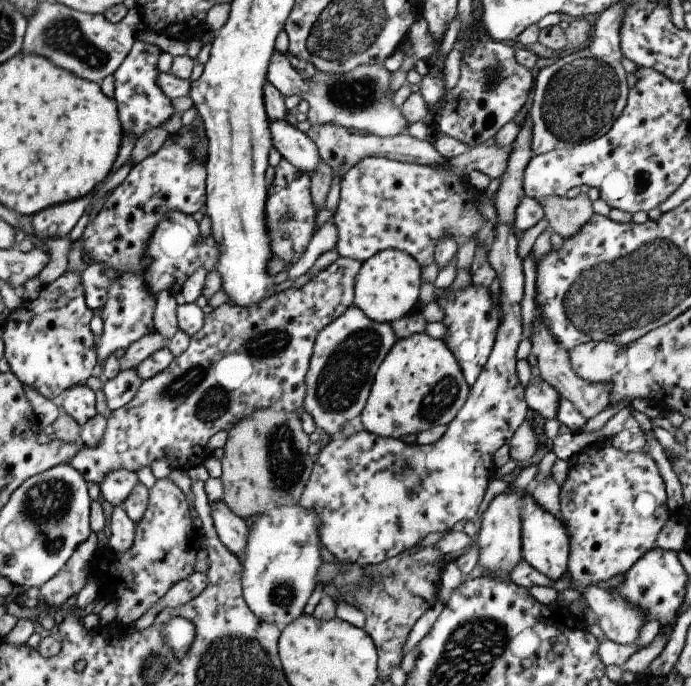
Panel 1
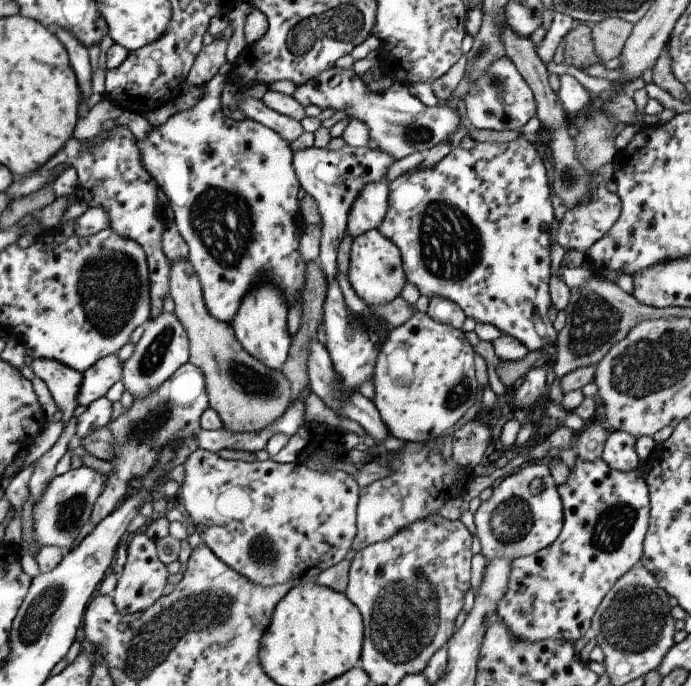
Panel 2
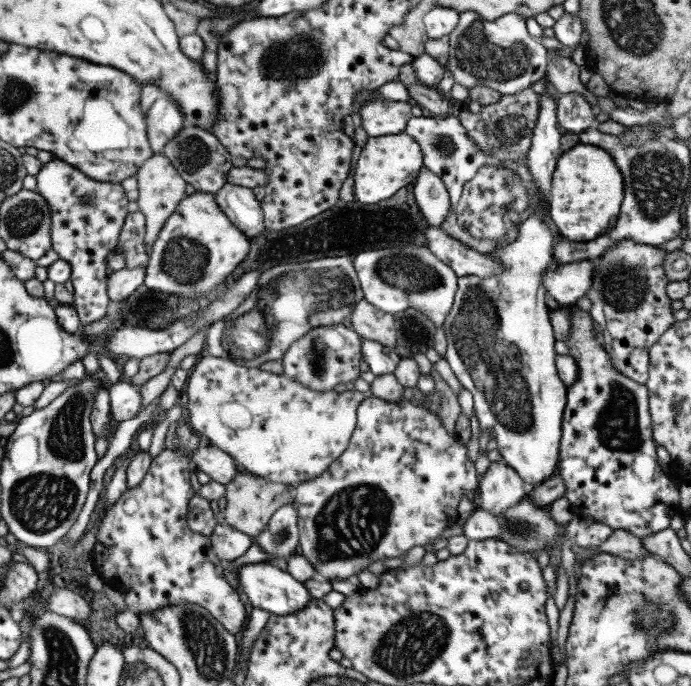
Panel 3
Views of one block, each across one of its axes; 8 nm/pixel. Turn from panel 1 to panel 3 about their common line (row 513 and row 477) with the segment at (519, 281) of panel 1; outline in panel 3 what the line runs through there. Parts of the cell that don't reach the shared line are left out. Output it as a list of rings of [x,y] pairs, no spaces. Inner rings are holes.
[[[370,394],[358,406],[357,425],[352,433],[350,443],[346,450],[340,455],[328,468],[310,480],[306,480],[294,487],[294,506],[298,514],[299,528],[299,548],[298,553],[310,561],[310,565],[320,574],[328,578],[329,582],[346,579],[353,574],[358,575],[363,569],[366,569],[369,563],[376,560],[402,557],[410,548],[414,546],[424,546],[424,544],[435,543],[447,526],[451,526],[458,517],[458,505],[462,494],[467,496],[471,501],[476,500],[479,482],[476,474],[474,462],[468,456],[468,448],[462,442],[458,441],[456,434],[450,435],[446,427],[442,424],[438,413],[432,413],[430,409],[416,405],[416,402],[402,399],[399,403],[390,402],[376,395]]]

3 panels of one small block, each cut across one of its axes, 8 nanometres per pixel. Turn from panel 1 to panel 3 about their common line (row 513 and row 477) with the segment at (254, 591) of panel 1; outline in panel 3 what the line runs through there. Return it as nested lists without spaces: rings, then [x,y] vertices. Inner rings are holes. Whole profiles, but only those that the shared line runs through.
[[[202,354],[190,370],[188,384],[182,393],[184,422],[203,439],[229,454],[237,464],[272,482],[281,481],[295,487],[320,476],[346,450],[357,425],[357,410],[366,398],[356,389],[337,392],[310,390],[304,384],[283,375],[235,364],[230,357]]]

